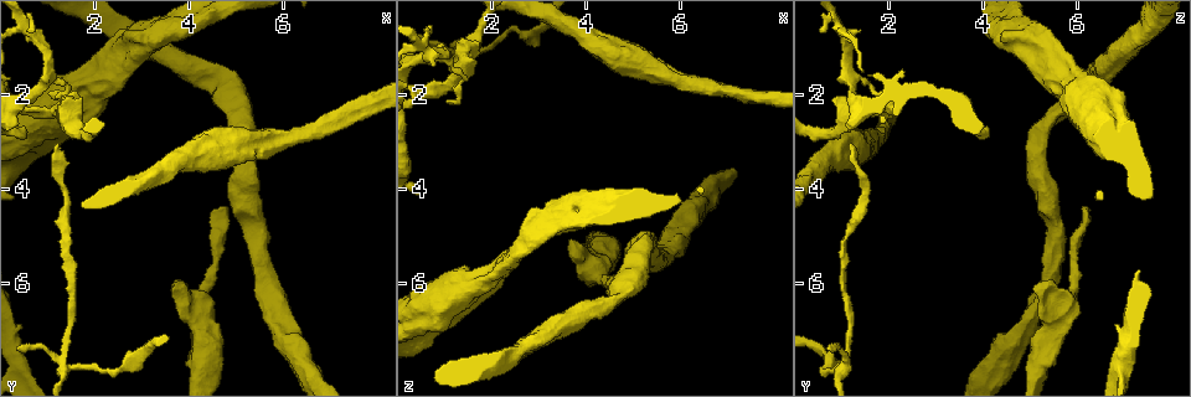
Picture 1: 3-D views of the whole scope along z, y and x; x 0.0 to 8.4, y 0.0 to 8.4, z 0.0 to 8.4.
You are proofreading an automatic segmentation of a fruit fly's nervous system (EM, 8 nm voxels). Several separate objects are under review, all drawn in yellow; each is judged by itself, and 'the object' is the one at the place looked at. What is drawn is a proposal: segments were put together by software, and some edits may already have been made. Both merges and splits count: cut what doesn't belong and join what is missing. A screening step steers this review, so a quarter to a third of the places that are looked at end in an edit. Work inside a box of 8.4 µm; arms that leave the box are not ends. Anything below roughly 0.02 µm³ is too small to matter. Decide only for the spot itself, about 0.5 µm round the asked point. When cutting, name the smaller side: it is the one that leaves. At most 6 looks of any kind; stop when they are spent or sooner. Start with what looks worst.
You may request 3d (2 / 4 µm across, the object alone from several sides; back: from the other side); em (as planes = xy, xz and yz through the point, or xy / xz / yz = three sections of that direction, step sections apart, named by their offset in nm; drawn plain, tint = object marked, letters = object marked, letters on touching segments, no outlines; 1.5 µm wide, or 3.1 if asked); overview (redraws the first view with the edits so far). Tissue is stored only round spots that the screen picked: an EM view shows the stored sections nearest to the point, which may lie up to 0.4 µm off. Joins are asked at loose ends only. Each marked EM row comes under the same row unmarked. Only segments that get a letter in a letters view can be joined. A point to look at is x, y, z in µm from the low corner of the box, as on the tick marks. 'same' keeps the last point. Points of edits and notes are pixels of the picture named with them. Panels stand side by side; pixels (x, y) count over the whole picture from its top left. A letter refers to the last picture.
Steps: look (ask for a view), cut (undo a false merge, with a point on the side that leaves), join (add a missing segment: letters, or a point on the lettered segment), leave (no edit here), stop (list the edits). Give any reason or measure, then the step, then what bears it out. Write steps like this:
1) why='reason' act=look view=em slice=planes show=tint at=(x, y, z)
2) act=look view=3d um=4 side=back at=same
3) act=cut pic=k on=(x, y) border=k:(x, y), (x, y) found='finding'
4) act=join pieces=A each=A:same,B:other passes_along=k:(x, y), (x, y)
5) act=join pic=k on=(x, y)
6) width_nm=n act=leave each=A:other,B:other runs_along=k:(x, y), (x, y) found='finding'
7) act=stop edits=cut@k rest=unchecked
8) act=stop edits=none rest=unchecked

why='branch stops here' act=look view=em slice=planes show=tint at=(4.85, 4.45, 6.25)

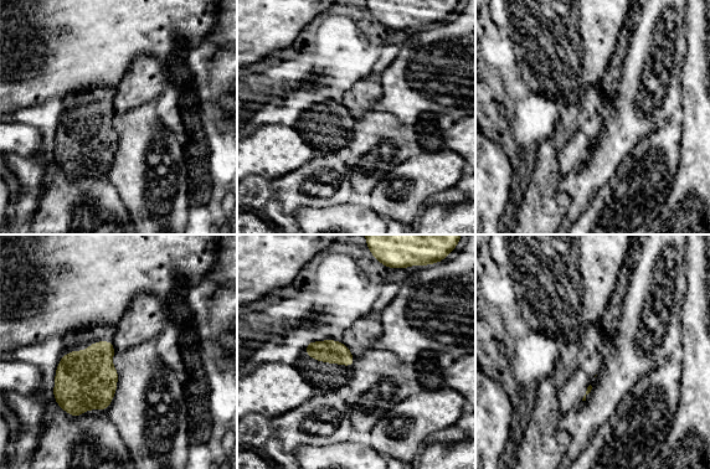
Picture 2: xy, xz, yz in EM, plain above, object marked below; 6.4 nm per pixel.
why='see the neighbours' act=look view=em slice=planes show=letters at=same

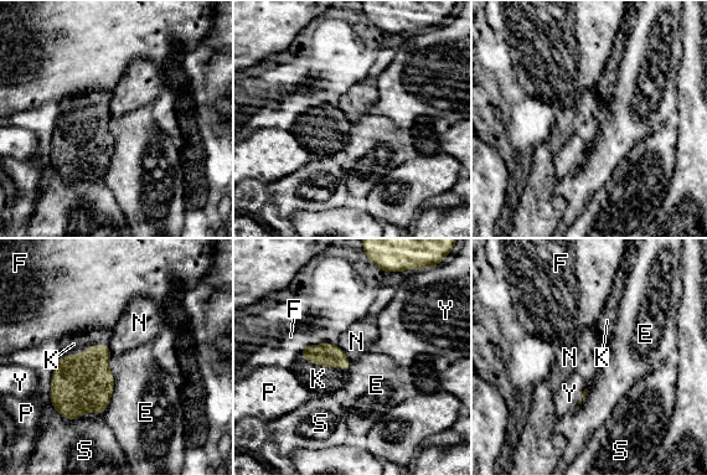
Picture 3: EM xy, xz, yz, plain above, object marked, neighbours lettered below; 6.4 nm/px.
longest_contact=K:360nm act=join pieces=K each=E:other,F:other,K:same,N:other,P:other,S:other,Y:other passes_along=3:(328, 355), (320, 364), (318, 378) found='the cell continues'

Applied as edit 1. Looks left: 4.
why='sharp bend' act=look view=em slice=planes show=tint at=(1.35, 7.75, 1.10)

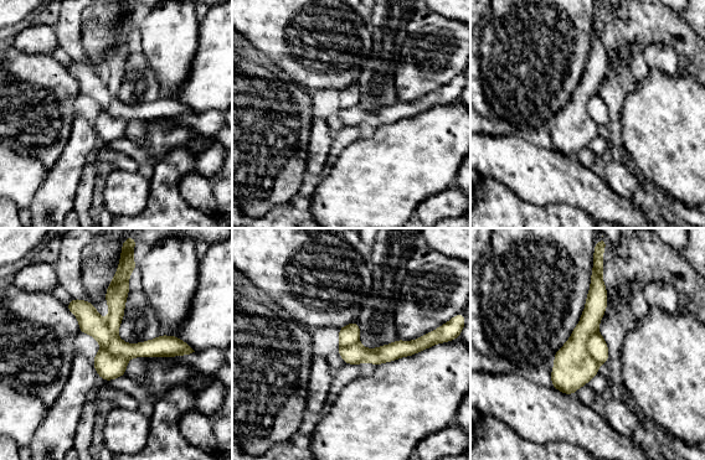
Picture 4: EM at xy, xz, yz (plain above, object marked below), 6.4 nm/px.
why='see the neighbours' act=look view=em slice=planes show=letters at=same

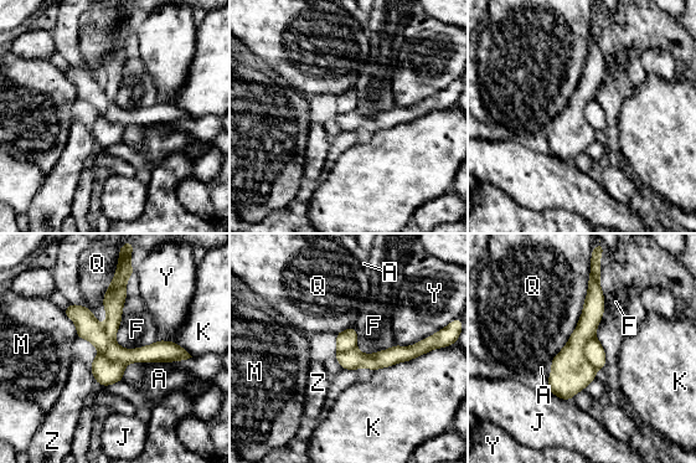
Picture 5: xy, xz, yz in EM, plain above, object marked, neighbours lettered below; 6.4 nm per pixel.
act=cut pic=5 on=(594, 353) each=A:other,F:other,J:other,K:other,M:other,Q:other,Y:other,Z:other border=5:(593, 335), (584, 356), (596, 369) found='a second cell is stuck on'

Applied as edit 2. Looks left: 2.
act=stop edits=join@3,cut@5 rest=unchecked

